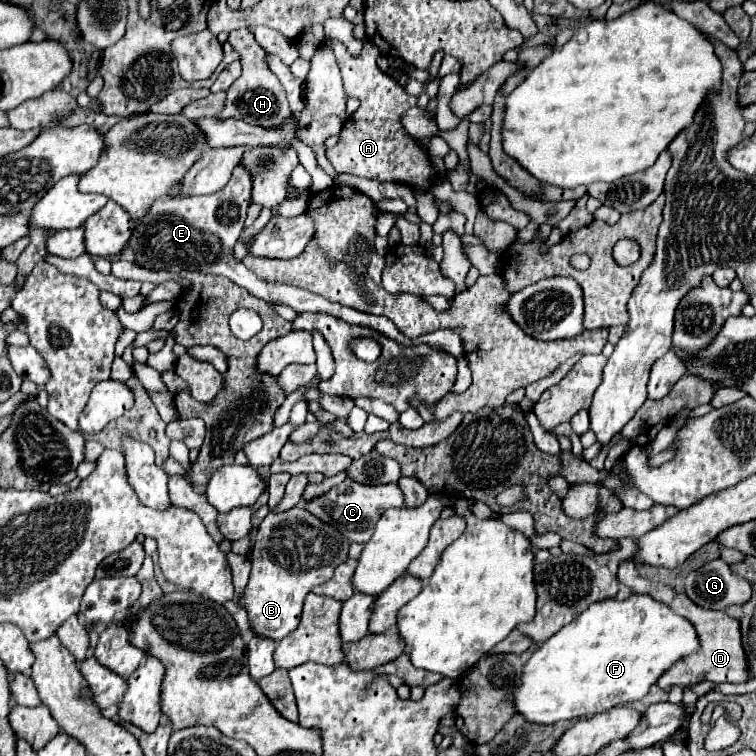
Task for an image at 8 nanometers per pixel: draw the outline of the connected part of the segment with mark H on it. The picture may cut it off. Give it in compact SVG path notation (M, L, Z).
M242 28L242 30L232 32L228 42L240 54L242 76L228 88L226 106L218 118L238 118L238 120L244 120L252 126L262 126L262 128L280 128L286 120L298 120L300 112L290 110L288 100L286 100L286 92L284 92L282 84L278 82L278 78L266 66L266 62L264 62L266 52L262 46L258 46L258 42L254 40L254 34L246 28Z

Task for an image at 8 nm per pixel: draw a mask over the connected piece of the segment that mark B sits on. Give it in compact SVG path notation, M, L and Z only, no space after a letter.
M292 508L292 510L280 512L280 514L270 512L258 526L252 548L250 580L238 598L238 604L248 612L248 622L250 622L250 628L254 630L254 634L260 638L264 636L264 638L272 638L278 642L284 636L288 636L290 632L294 632L294 628L300 624L300 612L302 612L306 594L310 592L312 586L322 584L324 580L332 578L334 568L348 558L348 548L350 548L350 542L346 540L346 536L342 536L340 532L328 534L328 532L320 530L318 518L304 508Z

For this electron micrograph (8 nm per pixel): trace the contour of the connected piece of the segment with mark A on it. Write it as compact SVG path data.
M328 42L334 50L346 94L358 98L362 104L354 112L352 118L346 120L340 132L340 142L334 148L328 148L328 160L340 174L378 178L378 180L394 180L412 184L414 188L432 188L434 168L428 160L428 152L418 146L418 142L400 126L400 116L416 106L416 98L412 98L392 76L384 74L376 66L378 48L366 42L360 56L350 56L342 42Z

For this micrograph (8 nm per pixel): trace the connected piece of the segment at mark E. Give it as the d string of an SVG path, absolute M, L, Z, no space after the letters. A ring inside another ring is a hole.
M238 164L232 172L230 182L208 196L184 196L184 198L158 198L148 214L134 222L132 238L128 240L128 246L134 252L134 260L142 268L152 270L194 270L202 274L218 274L226 276L238 286L246 288L252 296L262 298L268 304L284 304L300 312L324 312L330 316L336 316L340 320L346 320L348 324L366 326L368 314L356 312L352 308L344 308L340 304L332 304L308 290L290 286L290 284L278 284L268 282L252 274L246 266L234 260L234 244L244 228L246 210L252 200L252 174Z

